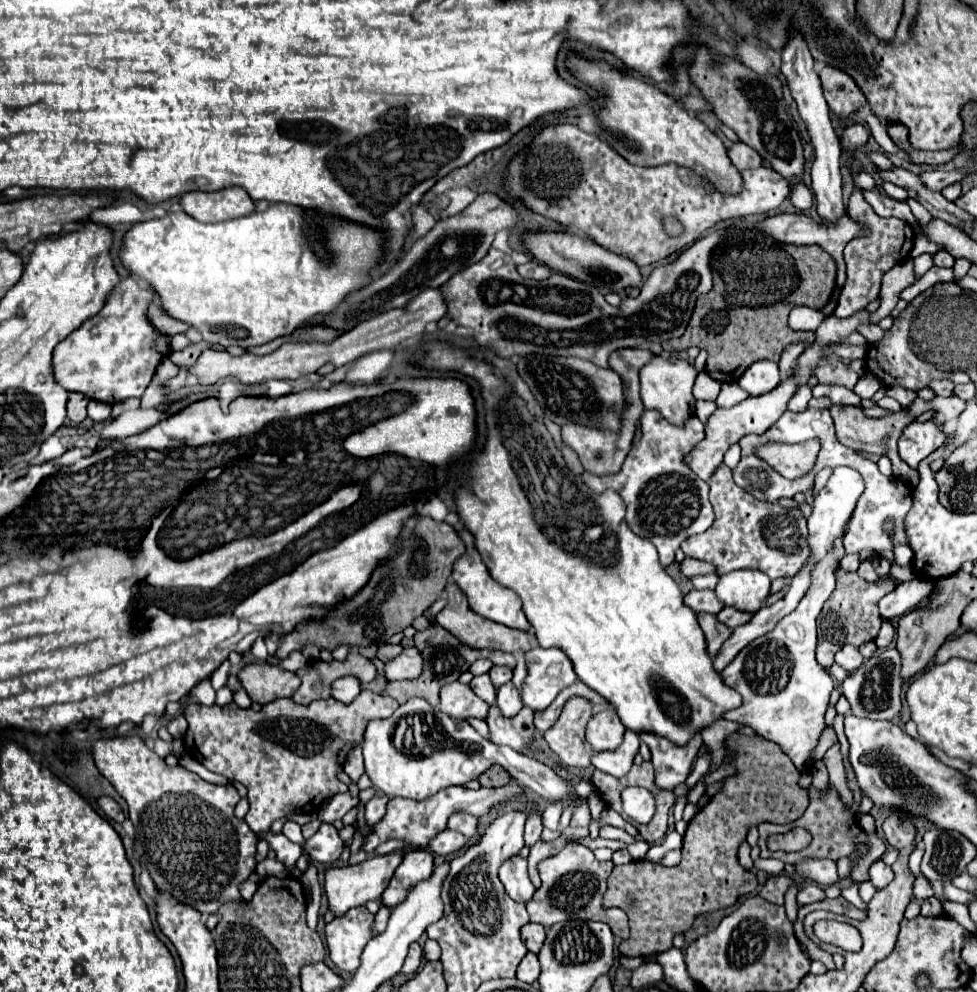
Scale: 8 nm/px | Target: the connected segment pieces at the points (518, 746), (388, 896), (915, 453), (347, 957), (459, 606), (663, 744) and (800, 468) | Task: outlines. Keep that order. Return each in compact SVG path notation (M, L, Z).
M493 704L489 708L489 714L485 718L489 724L489 740L499 746L509 746L517 752L521 752L533 738L535 726L533 726L533 710L521 708L517 716L505 718L501 710Z
M409 850L403 856L403 862L395 870L395 876L391 878L387 890L381 896L381 904L387 908L393 908L401 904L409 890L421 882L427 880L433 872L433 854L429 850Z
M933 420L911 422L899 438L899 456L911 468L917 468L921 460L925 460L929 454L933 454L941 446L945 446L951 434L953 430Z
M365 908L349 910L343 918L335 918L325 926L325 938L329 958L341 970L355 972L359 966L359 954L371 940L371 926L375 916Z
M451 580L447 586L445 586L445 592L447 592L447 604L445 608L435 616L437 624L441 624L445 630L449 630L451 634L455 634L463 644L471 646L471 648L495 648L495 650L503 650L503 652L527 652L531 648L529 644L529 634L527 632L521 632L521 630L513 630L513 628L507 628L503 624L497 624L497 622L491 622L479 614L475 614L469 606L467 606L467 600L465 600L465 594L459 590L459 586Z
M641 732L639 738L649 746L653 754L651 762L655 766L655 780L659 786L663 786L663 790L673 790L675 784L683 784L687 780L703 746L699 732L685 746L677 746L675 742L651 732Z
M807 440L799 444L785 444L785 442L767 442L755 448L755 454L769 462L773 470L777 470L785 478L797 478L807 474L815 464L819 452L817 440Z

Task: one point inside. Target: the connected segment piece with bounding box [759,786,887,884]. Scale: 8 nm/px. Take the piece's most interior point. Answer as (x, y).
(836, 832)

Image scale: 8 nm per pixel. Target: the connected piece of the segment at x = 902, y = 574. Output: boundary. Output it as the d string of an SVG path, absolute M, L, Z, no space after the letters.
M895 560L891 562L891 570L889 570L889 576L903 582L903 580L911 580L915 574L911 572L911 568L905 568L905 566L899 566Z

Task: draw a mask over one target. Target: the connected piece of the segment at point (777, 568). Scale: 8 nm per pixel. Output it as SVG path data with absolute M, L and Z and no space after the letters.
M721 464L709 480L709 500L715 508L713 526L705 534L687 538L681 544L681 550L689 558L715 564L719 576L737 568L755 568L765 572L769 578L793 580L793 576L799 574L811 558L811 548L807 544L807 520L801 510L753 498L733 482L731 470L725 464Z

